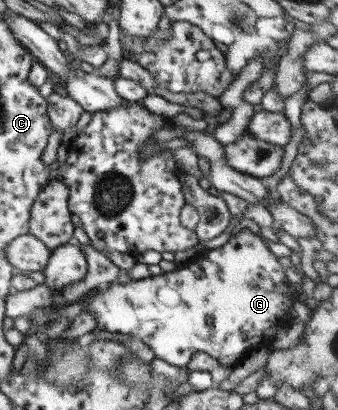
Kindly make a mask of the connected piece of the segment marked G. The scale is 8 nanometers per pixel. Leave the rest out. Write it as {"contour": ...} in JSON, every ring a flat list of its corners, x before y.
{"contour":[[242,229,234,236,231,236,229,241,227,241,225,245,219,247,219,249,207,251,207,255,204,255,204,257,201,257,201,259,197,261,197,265,199,265,201,269,195,269,195,263,191,263,191,265,187,264,187,267,177,269,177,271,173,271,172,273,164,272,163,275,131,281,125,285,113,282,110,286,106,285,105,287,101,287,97,295,86,300,84,309,95,312,98,322,97,328,99,328,99,330,104,330,105,332,111,332,113,334,125,334,133,336,133,338,136,339,141,339,141,341,143,341,145,345,148,345,151,351,153,351,154,359,162,359,171,365,175,365,175,367,186,367,189,361,191,361,193,353,197,352,207,353,209,357,214,357,225,367,235,367,242,360,245,360,248,355,255,353,255,351,259,351,263,347,270,347,279,331,289,329,289,327,298,322,295,309,293,308,293,301,296,299,297,294,285,276,285,268,281,266,278,258,275,257,265,243,263,243,261,237,251,232,249,229]]}

